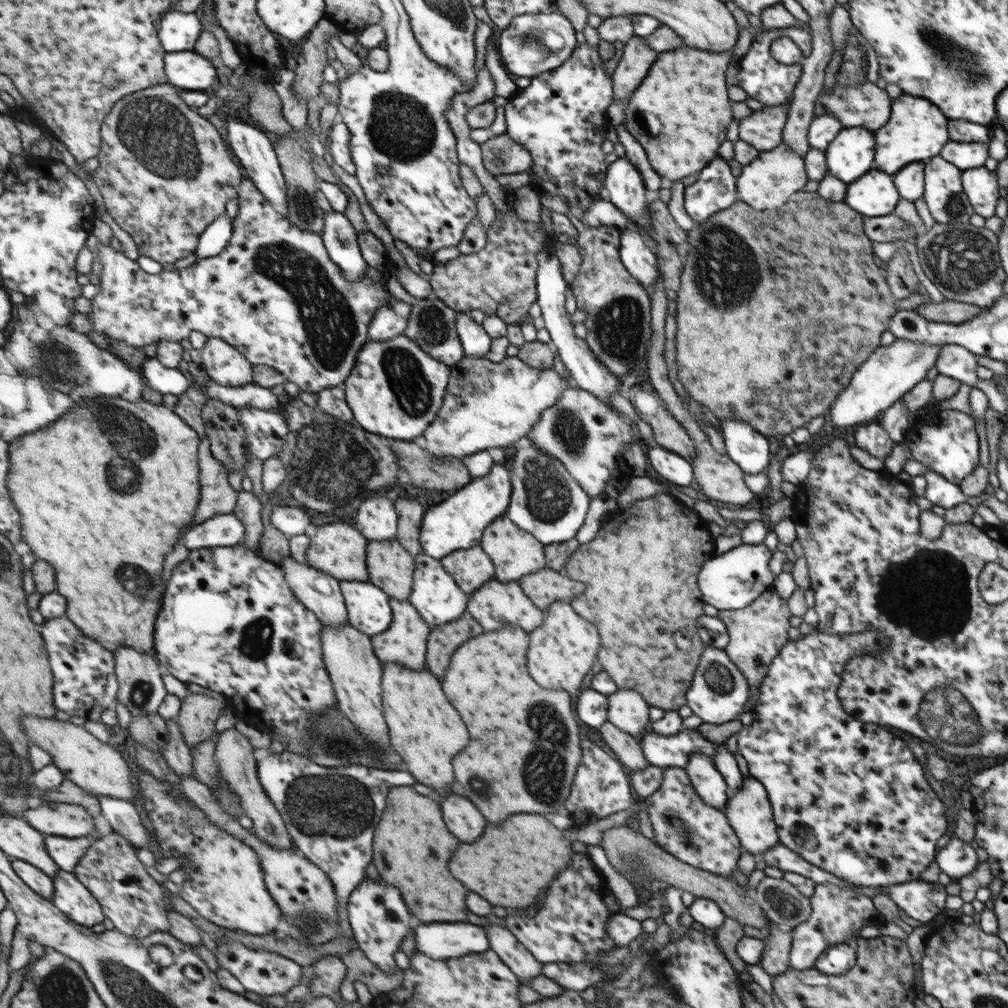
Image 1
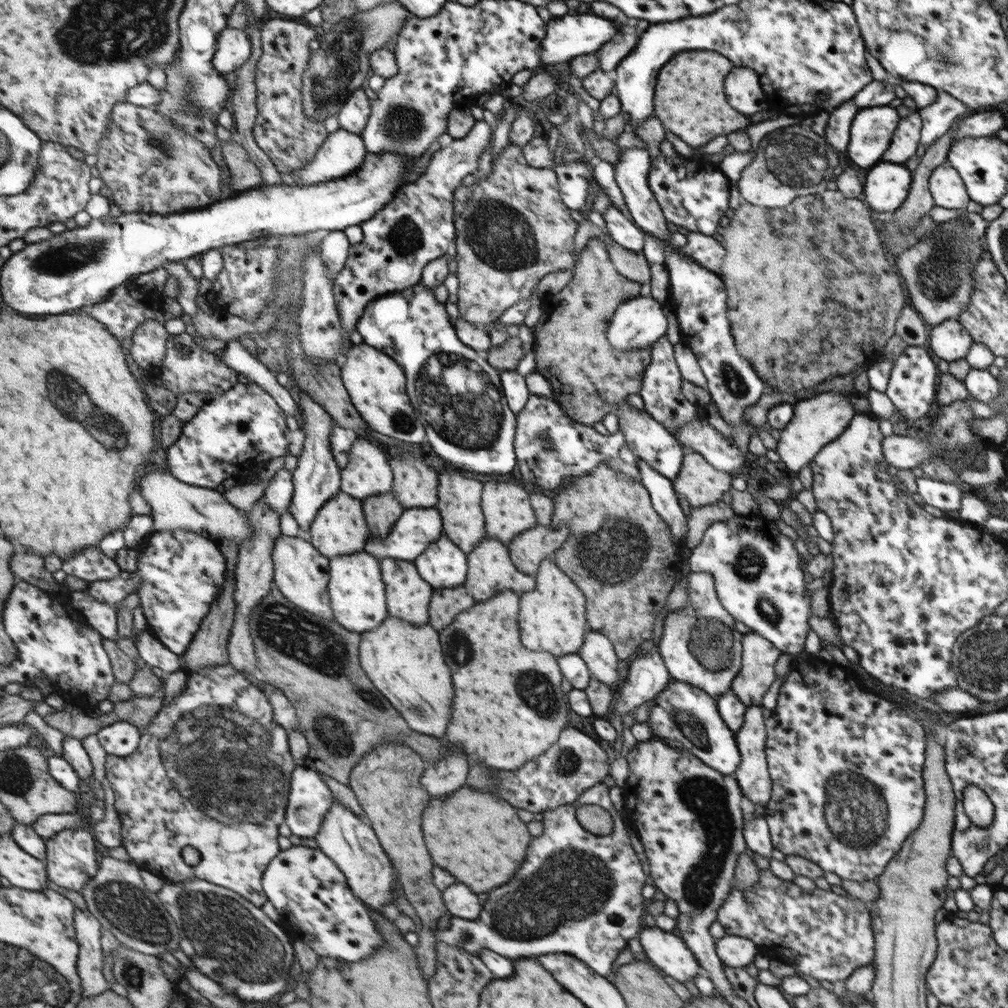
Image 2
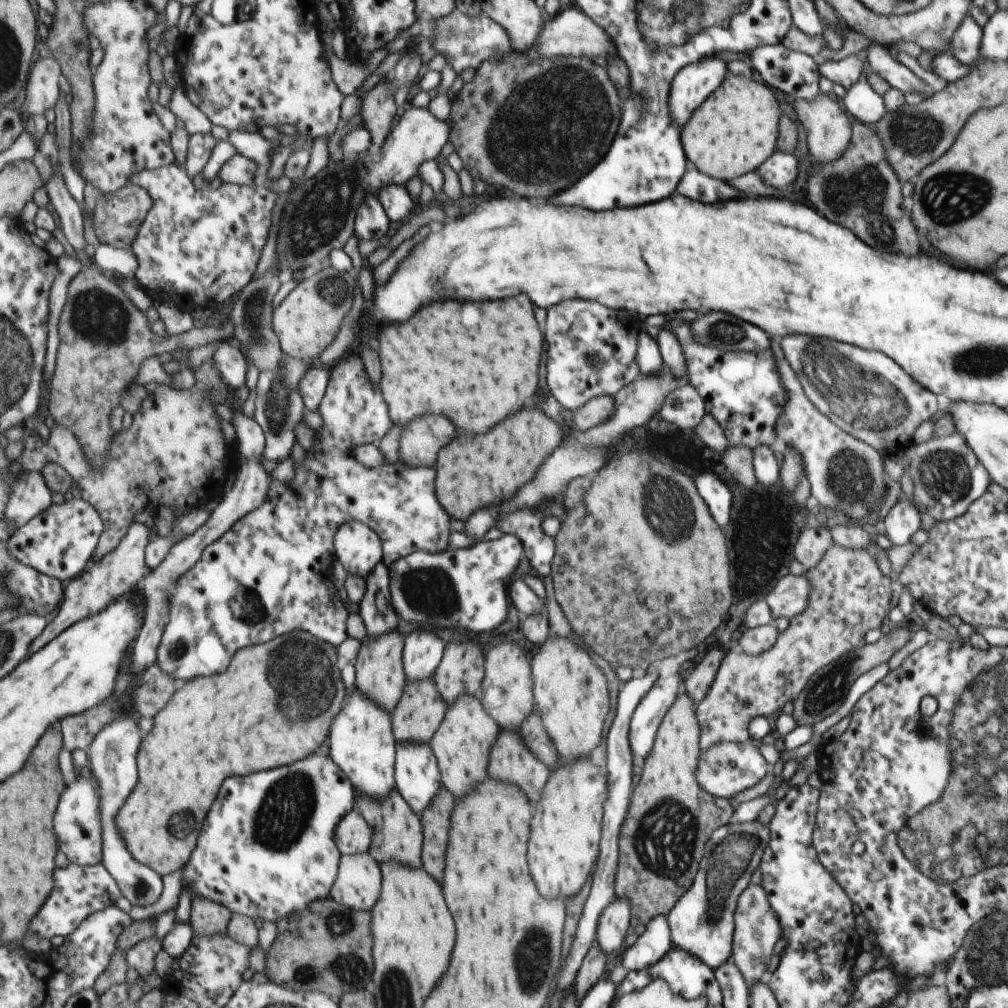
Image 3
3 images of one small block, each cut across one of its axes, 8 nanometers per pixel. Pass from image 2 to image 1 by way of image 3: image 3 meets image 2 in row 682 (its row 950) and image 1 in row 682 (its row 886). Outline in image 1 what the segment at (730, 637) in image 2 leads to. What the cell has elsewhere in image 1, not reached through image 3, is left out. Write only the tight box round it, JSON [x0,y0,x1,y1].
[687,647,750,724]

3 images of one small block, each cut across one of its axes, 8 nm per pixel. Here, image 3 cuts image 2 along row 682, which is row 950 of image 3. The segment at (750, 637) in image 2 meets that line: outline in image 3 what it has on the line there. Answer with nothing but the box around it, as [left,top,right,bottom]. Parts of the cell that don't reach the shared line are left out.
[732,884,784,990]

